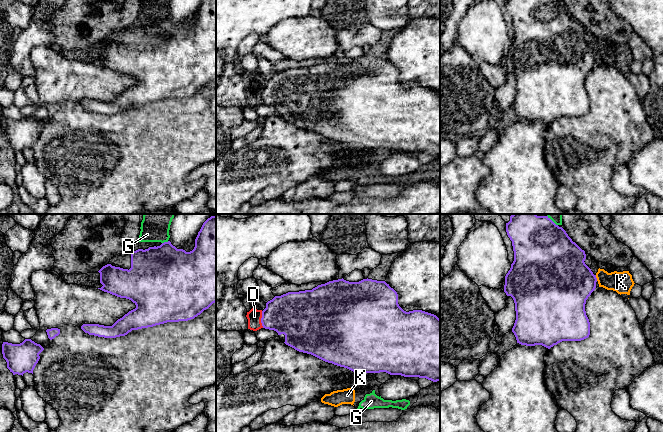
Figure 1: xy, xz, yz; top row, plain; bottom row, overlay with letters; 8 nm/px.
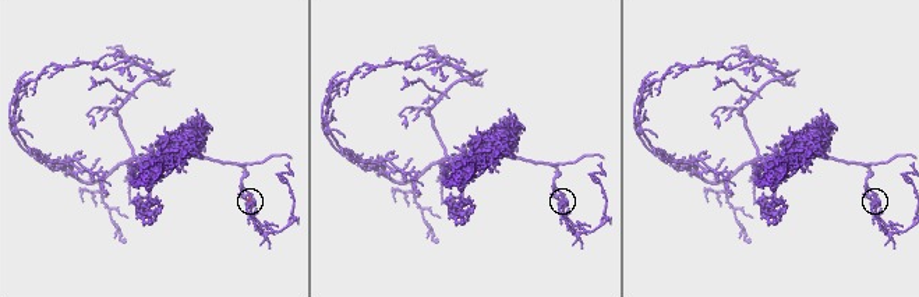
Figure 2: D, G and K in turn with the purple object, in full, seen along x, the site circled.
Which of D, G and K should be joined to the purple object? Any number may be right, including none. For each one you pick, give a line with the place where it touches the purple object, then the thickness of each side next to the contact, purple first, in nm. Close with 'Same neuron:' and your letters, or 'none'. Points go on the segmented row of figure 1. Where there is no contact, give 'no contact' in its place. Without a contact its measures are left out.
Same neuron: none

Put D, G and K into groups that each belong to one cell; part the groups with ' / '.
D G K

